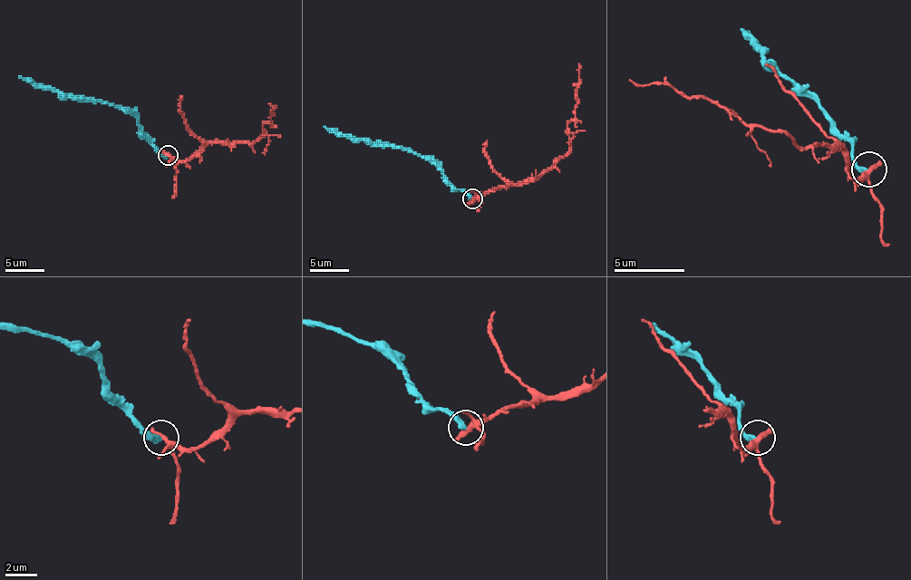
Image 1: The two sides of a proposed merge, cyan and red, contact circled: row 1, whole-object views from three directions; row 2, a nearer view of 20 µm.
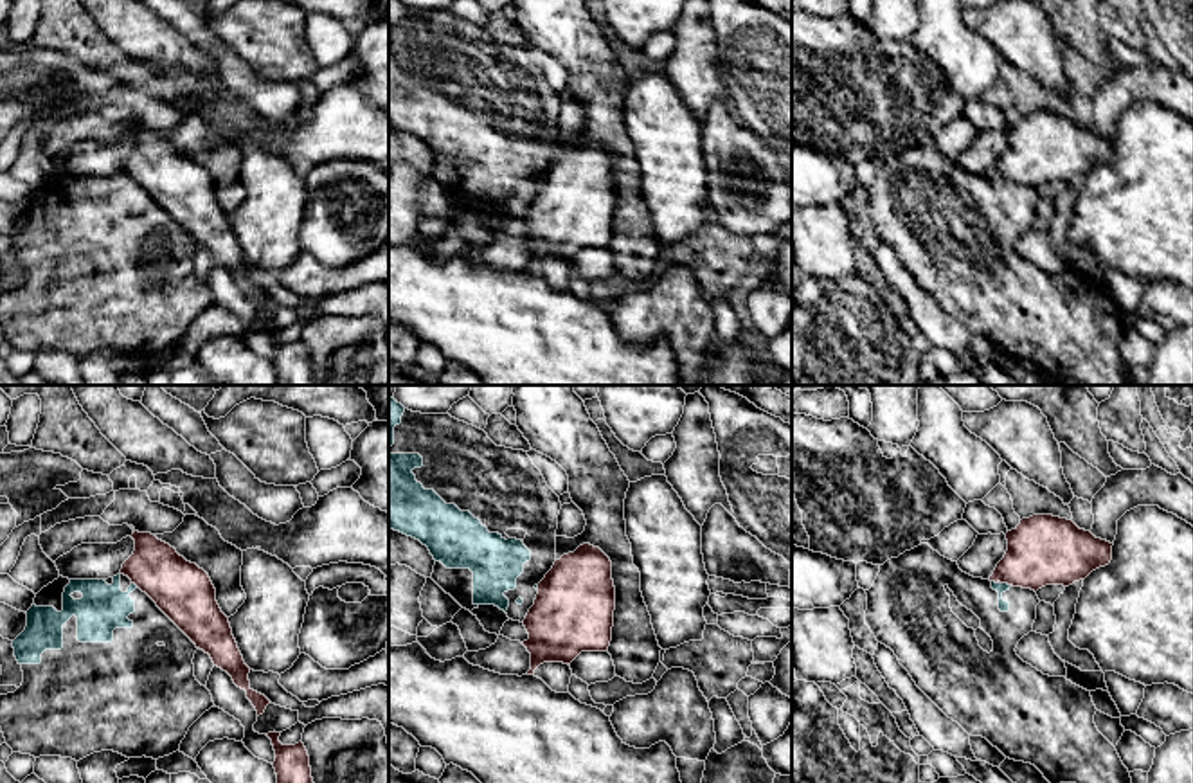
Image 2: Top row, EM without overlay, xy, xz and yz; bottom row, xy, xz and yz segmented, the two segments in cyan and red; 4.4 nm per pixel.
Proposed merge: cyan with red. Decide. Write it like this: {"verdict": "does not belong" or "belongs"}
{"verdict": "does not belong"}

